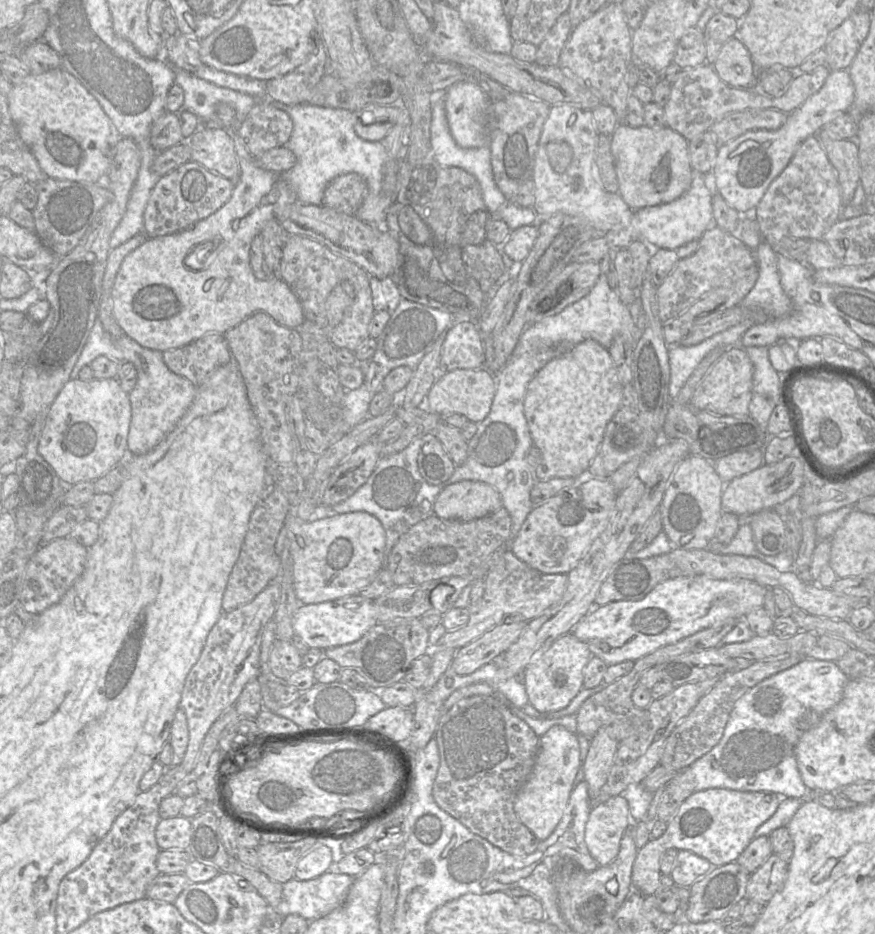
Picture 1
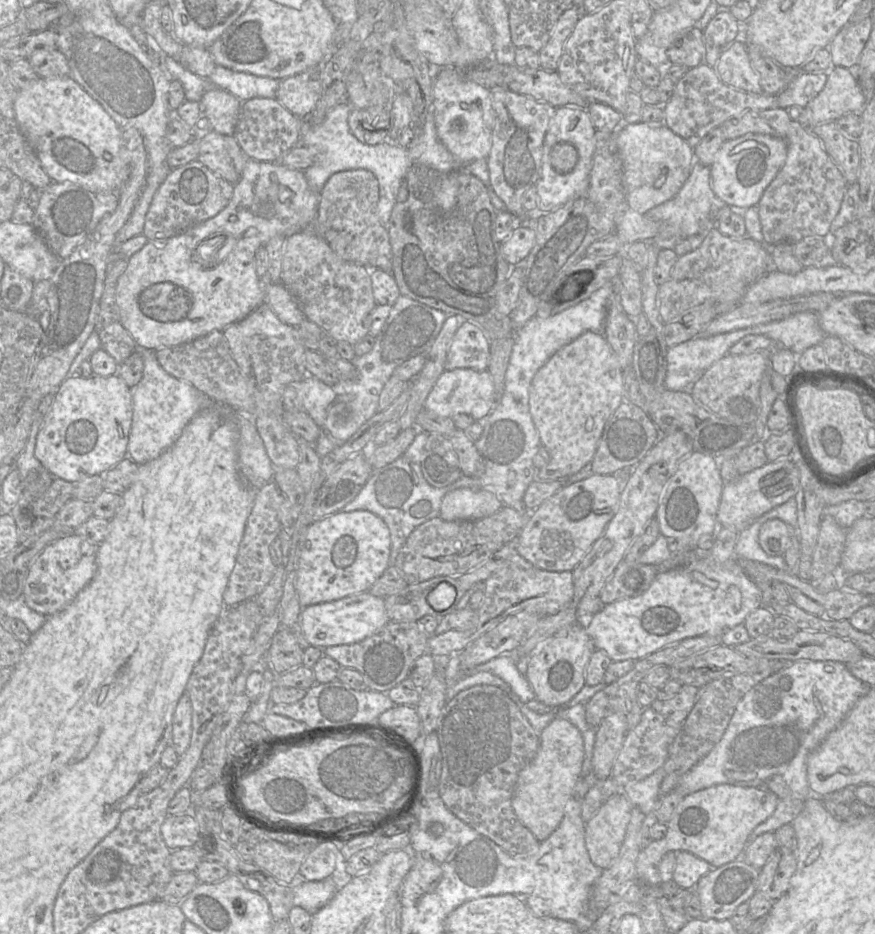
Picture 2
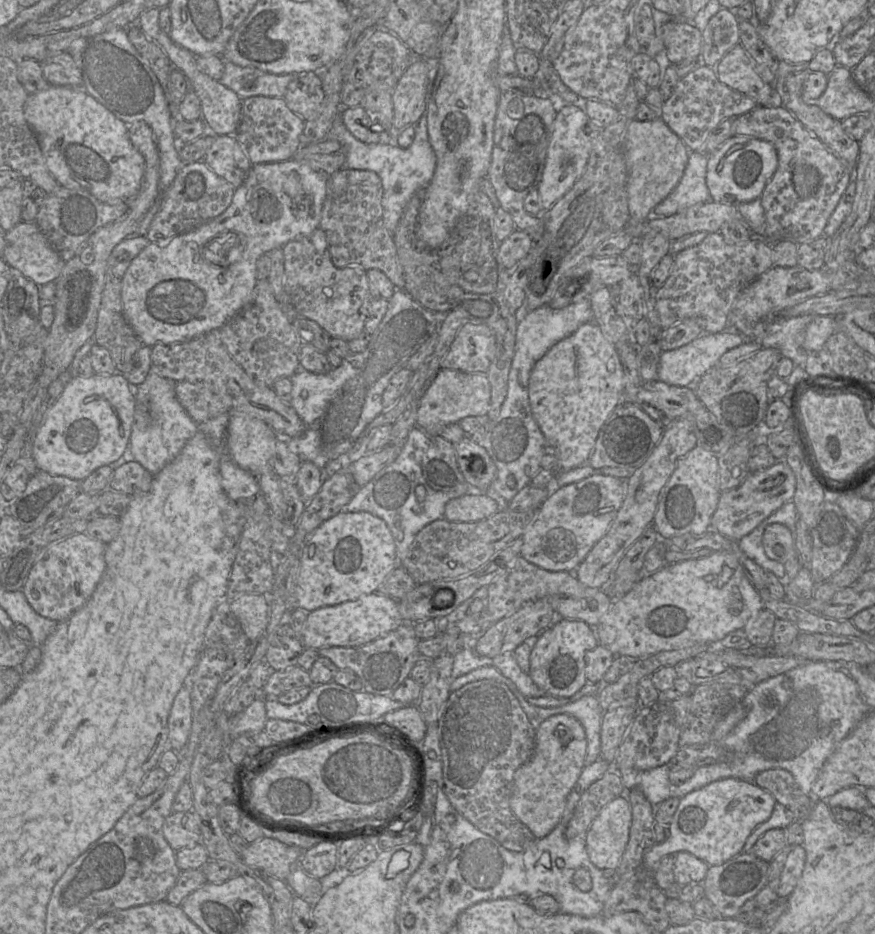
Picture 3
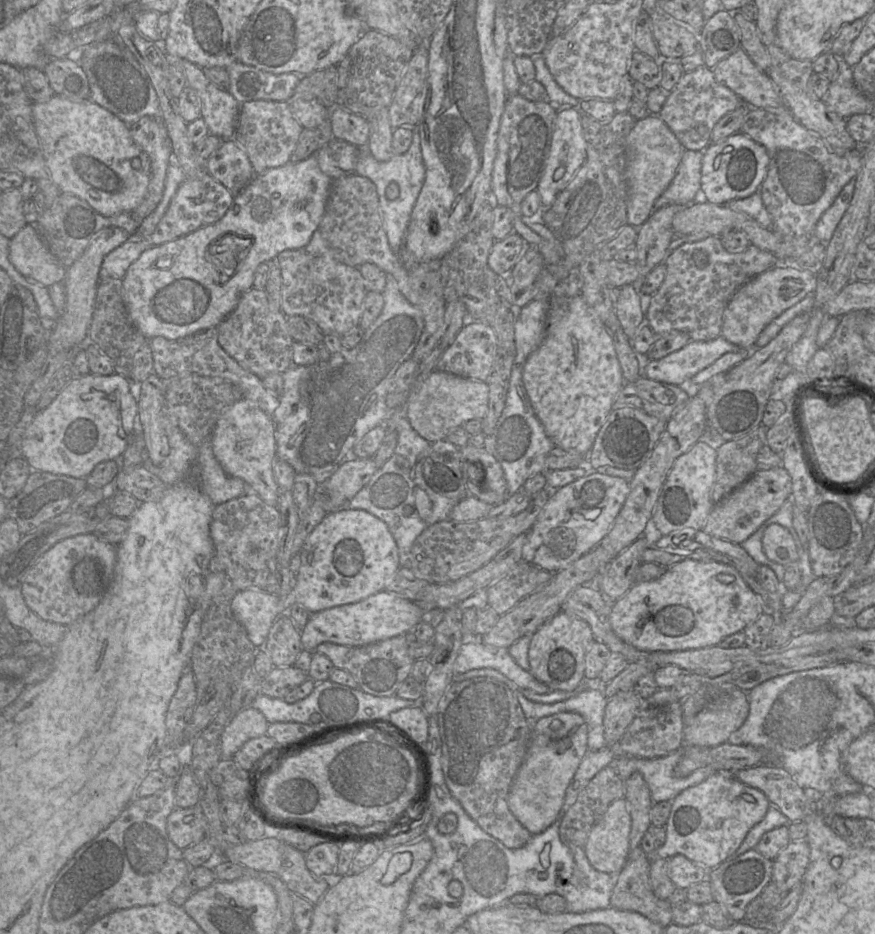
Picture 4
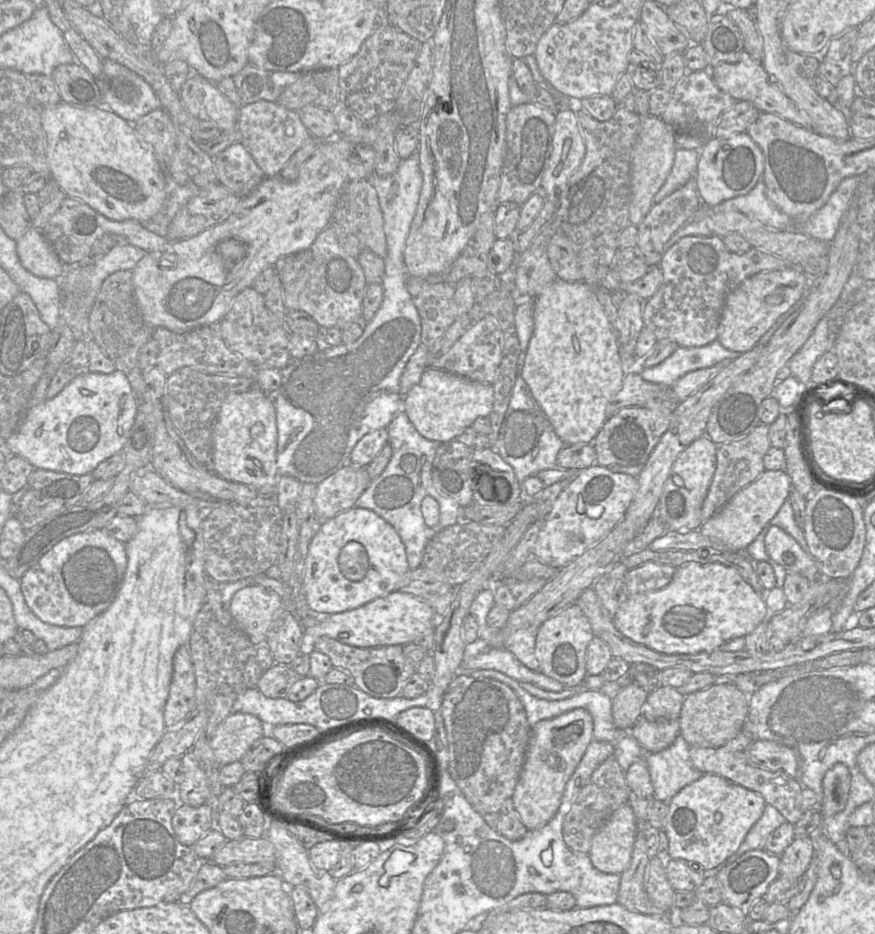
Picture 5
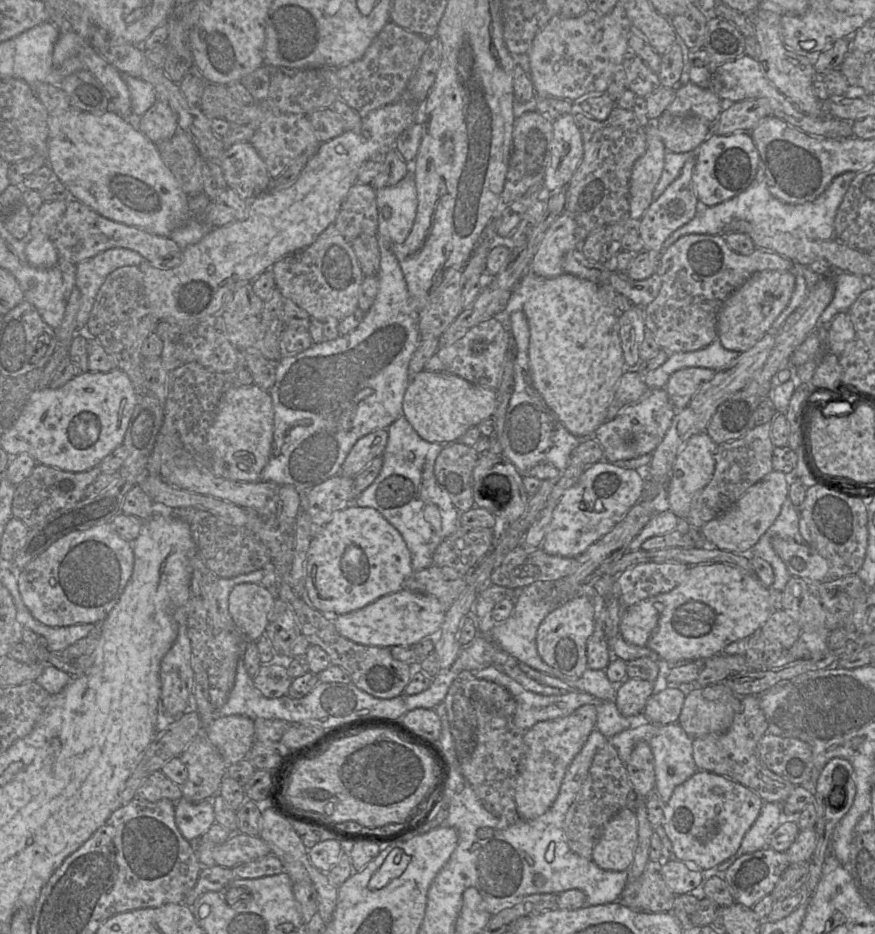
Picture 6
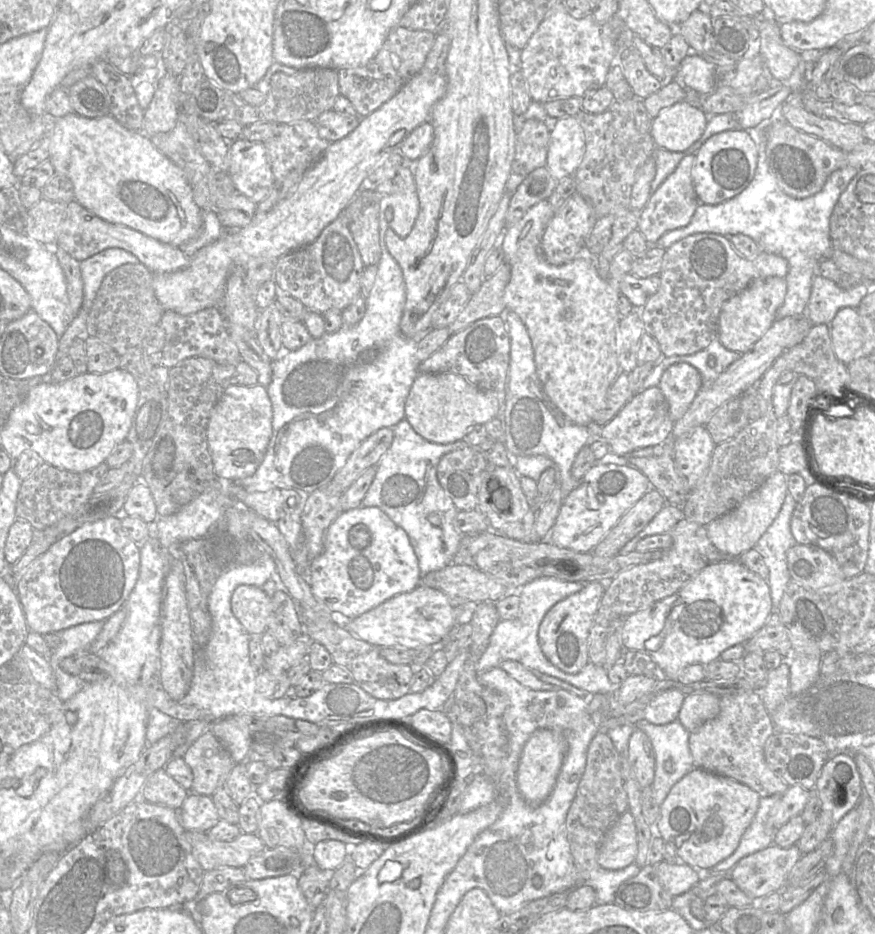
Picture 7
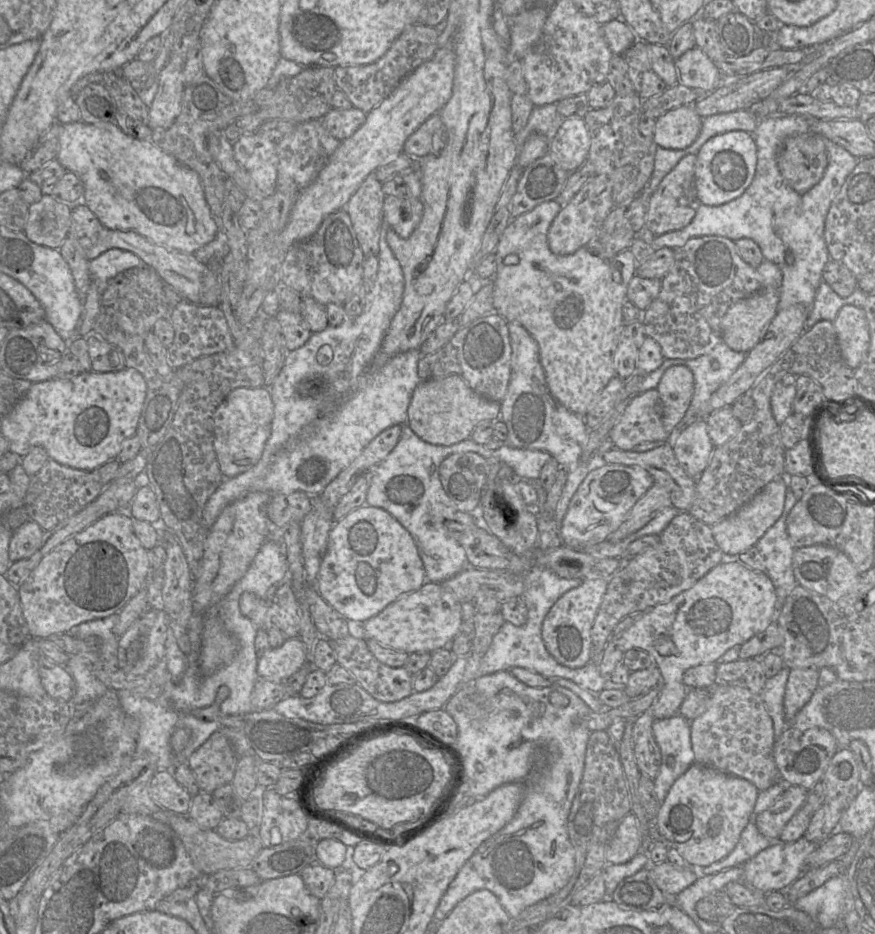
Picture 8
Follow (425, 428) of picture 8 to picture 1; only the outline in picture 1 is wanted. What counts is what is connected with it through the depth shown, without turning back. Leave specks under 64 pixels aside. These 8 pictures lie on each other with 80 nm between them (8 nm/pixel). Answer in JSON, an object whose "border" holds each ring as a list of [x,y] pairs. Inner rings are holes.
{"border":[[[485,367],[455,369],[440,374],[426,396],[426,408],[439,416],[462,414],[469,421],[480,423],[490,412],[496,392],[496,375]]]}

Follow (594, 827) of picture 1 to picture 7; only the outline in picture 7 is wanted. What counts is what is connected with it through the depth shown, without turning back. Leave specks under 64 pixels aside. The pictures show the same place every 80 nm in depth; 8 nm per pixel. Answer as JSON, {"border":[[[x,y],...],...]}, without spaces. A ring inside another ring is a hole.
{"border":[[[626,811],[608,830],[598,850],[598,865],[607,870],[621,870],[635,862],[637,850],[634,817]]]}

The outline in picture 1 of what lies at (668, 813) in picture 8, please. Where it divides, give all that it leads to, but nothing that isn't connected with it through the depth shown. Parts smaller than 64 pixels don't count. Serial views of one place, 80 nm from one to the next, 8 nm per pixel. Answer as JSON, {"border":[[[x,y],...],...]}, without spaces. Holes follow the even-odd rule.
{"border":[[[710,788],[691,794],[680,805],[674,818],[667,823],[665,833],[638,849],[632,868],[632,890],[639,891],[644,896],[657,893],[661,858],[670,848],[692,851],[716,866],[736,861],[755,837],[757,828],[775,813],[779,797],[782,795],[773,792],[728,788]]]}

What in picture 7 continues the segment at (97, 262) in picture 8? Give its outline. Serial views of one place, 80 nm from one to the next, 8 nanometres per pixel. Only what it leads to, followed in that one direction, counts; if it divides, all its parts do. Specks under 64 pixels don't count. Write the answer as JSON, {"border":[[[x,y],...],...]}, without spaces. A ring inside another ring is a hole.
{"border":[[[108,248],[80,262],[83,281],[82,308],[90,310],[102,281],[111,271],[125,265],[138,264],[139,259],[121,248]]]}

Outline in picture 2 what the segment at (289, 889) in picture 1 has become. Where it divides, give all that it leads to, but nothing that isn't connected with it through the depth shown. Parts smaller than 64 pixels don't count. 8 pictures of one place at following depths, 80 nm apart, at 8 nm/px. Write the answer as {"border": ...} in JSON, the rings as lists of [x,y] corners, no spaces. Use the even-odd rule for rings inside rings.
{"border":[[[331,877],[297,884],[292,888],[293,905],[314,914],[333,898],[337,890]]]}

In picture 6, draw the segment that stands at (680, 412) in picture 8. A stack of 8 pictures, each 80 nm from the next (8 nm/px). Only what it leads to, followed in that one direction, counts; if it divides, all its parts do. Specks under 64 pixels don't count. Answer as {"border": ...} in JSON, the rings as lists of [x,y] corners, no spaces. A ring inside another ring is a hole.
{"border":[[[683,368],[672,373],[665,385],[674,413],[682,411],[704,383],[714,378],[717,371],[702,368]]]}

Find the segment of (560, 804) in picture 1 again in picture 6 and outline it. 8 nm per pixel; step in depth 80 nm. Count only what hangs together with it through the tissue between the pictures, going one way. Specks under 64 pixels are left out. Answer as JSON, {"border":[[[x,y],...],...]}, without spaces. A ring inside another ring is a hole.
{"border":[[[586,704],[566,717],[538,722],[525,732],[515,787],[515,802],[520,819],[534,820],[552,806],[569,765],[596,728],[596,721],[595,705]]]}

